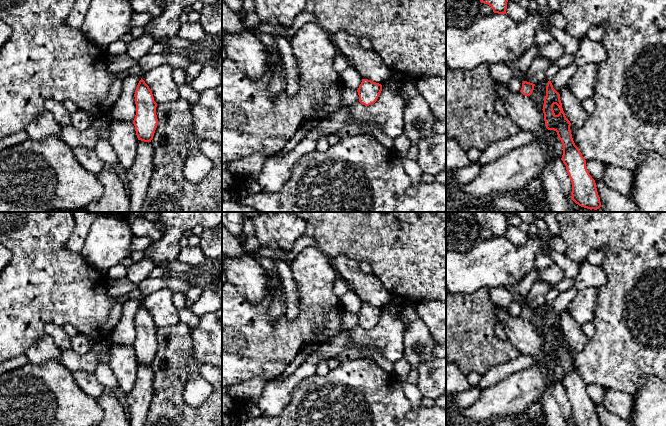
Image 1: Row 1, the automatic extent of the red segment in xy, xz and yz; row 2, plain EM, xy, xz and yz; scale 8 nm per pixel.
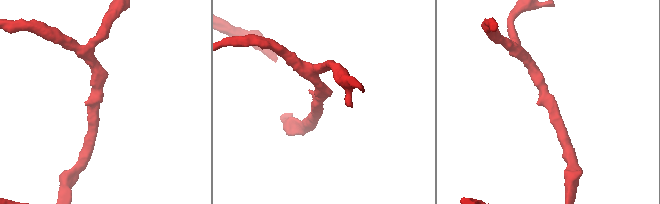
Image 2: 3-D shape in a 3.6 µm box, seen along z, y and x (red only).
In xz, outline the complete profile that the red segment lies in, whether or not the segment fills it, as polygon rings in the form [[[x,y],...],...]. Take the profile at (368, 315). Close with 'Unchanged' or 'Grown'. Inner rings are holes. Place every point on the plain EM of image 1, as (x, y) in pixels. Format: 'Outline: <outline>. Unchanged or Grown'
Outline: [[[362,303],[357,314],[359,326],[365,330],[374,328],[382,315],[382,309],[368,303]]]. Unchanged

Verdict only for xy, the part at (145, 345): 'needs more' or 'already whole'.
already whole

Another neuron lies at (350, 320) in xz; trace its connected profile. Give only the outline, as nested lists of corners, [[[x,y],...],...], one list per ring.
[[[343,311],[342,312],[342,322],[341,322],[341,327],[344,330],[349,331],[352,328],[355,328],[359,326],[359,319],[357,314]]]

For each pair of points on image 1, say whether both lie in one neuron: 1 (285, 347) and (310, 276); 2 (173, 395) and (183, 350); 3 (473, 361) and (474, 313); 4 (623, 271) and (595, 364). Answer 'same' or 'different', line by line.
1: same
2: same
3: same
4: same

